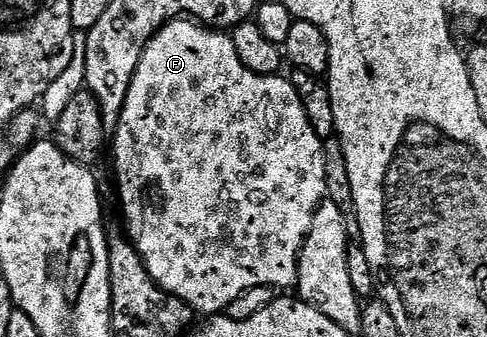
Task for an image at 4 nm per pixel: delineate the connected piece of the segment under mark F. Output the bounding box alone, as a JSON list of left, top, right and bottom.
[113,19,321,315]

